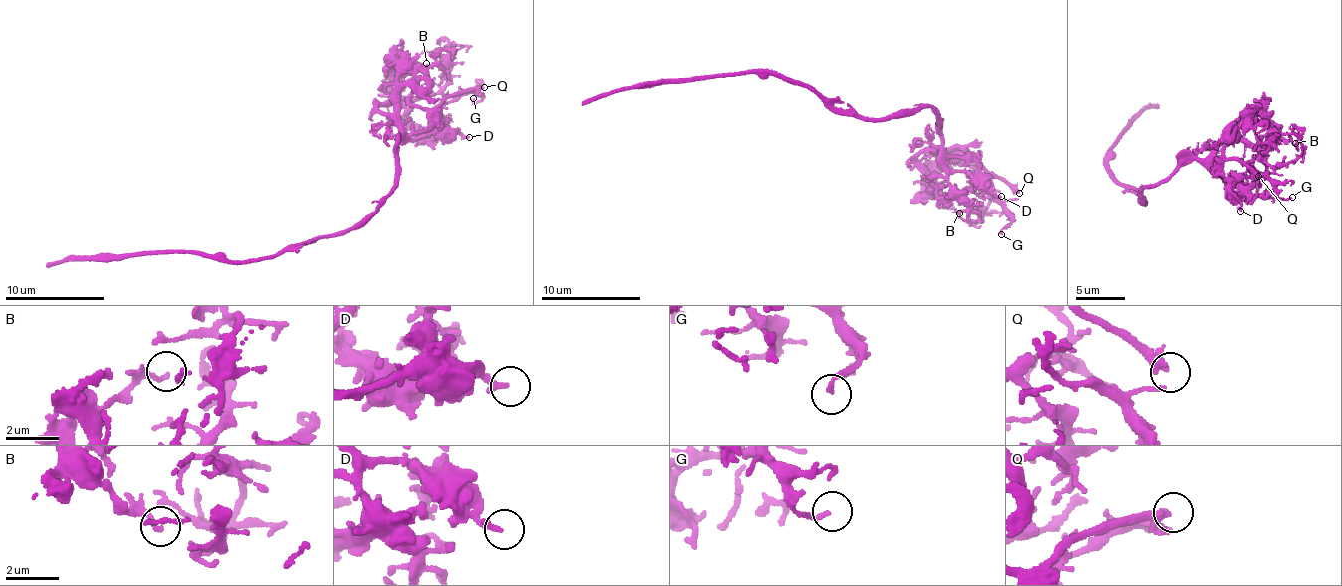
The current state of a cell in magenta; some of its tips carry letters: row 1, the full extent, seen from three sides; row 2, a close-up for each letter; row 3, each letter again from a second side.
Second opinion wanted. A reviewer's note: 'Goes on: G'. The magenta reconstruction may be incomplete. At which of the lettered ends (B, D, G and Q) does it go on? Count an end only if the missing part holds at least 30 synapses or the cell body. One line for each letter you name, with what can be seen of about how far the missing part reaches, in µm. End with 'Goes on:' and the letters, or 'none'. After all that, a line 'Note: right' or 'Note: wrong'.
Q: 35 µm
Goes on: Q
Note: wrong

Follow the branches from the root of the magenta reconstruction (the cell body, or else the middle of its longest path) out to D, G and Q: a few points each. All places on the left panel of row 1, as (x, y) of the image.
D: (339, 231), (348, 231), (391, 193), (401, 135), (448, 128), (469, 137)
G: (339, 231), (348, 231), (391, 193), (401, 135), (433, 131), (444, 106), (471, 92), (482, 99), (473, 98)
Q: (339, 231), (348, 231), (391, 193), (401, 135), (421, 132), (441, 104), (452, 95), (484, 87)

